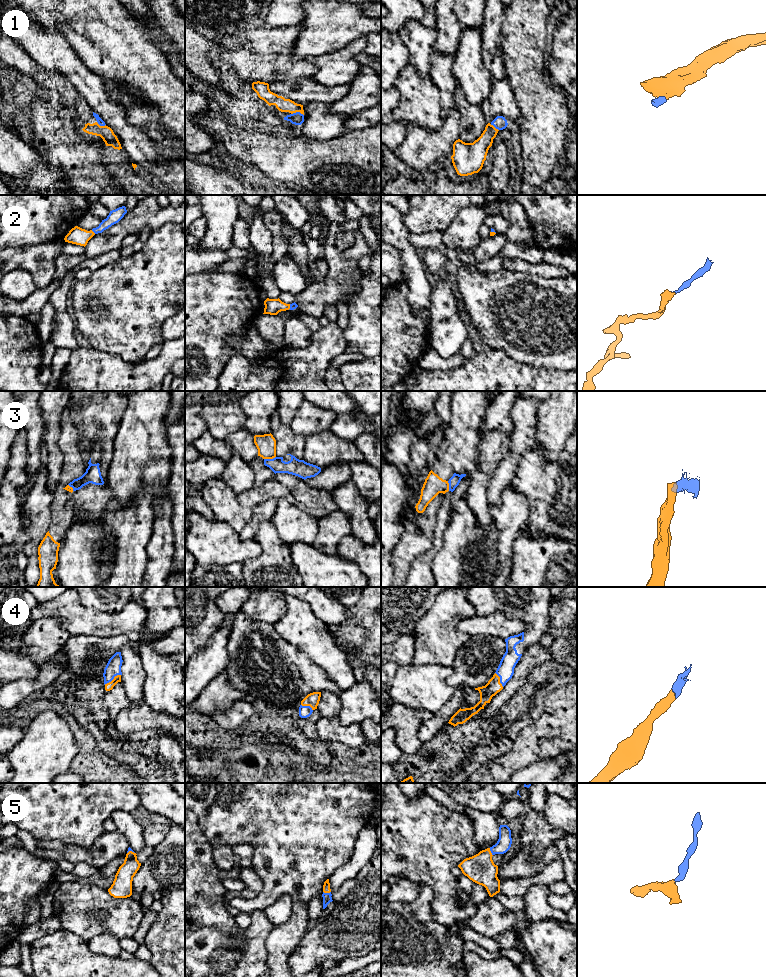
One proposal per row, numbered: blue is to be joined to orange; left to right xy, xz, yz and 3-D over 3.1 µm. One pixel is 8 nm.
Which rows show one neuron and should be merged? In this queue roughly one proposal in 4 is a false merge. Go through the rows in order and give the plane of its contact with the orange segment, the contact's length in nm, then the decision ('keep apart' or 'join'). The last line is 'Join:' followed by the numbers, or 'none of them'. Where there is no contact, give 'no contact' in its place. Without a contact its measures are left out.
1: meets orange in xz; contact 110 nm long; join
2: meets orange in xy; contact 50 nm long; join
3: meets orange in xz; contact 100 nm long; keep apart
4: meets orange in xy; contact 160 nm long; join
5: meets orange in xz; contact 60 nm long; join
Join: 1, 2, 4, 5

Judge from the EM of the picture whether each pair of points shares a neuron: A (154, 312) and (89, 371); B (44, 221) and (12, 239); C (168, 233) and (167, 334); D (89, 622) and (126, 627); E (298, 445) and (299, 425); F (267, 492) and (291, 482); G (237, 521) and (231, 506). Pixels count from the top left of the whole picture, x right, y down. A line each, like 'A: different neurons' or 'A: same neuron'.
A: different neurons
B: same neuron
C: different neurons
D: same neuron
E: different neurons
F: different neurons
G: same neuron

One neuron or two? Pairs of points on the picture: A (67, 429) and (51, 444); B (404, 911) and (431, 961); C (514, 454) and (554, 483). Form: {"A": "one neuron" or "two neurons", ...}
{"A": "two neurons", "B": "one neuron", "C": "two neurons"}

